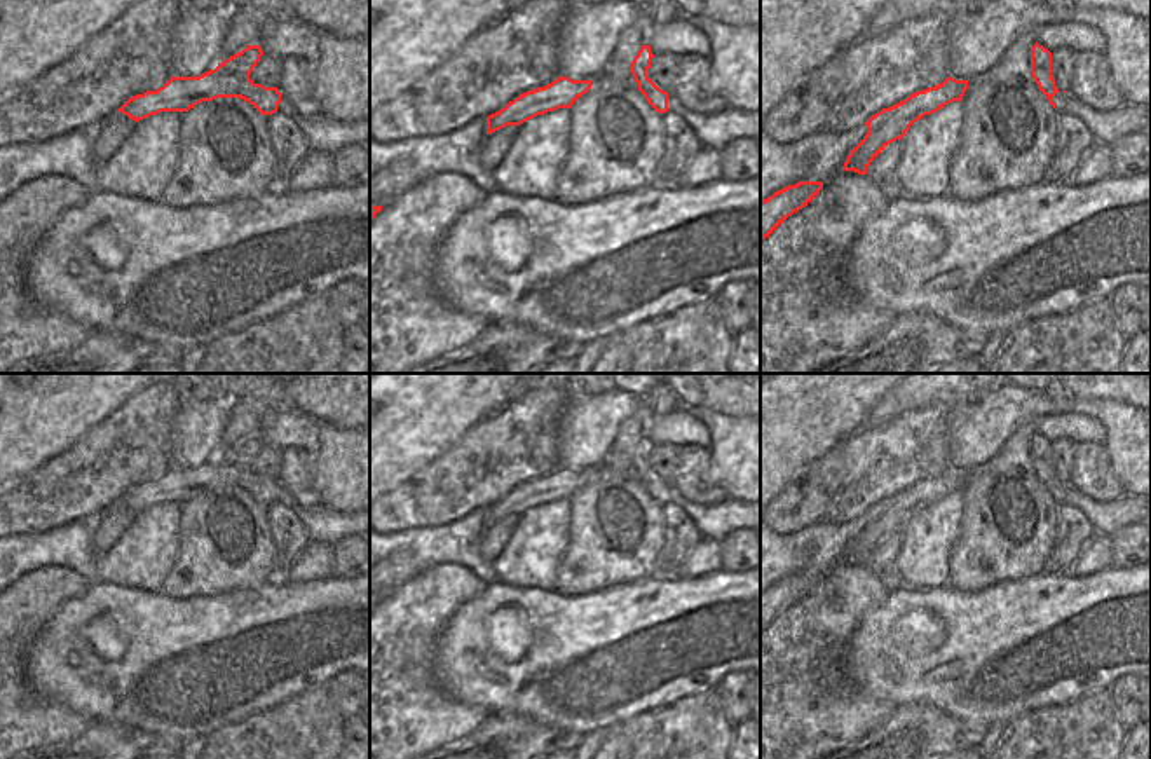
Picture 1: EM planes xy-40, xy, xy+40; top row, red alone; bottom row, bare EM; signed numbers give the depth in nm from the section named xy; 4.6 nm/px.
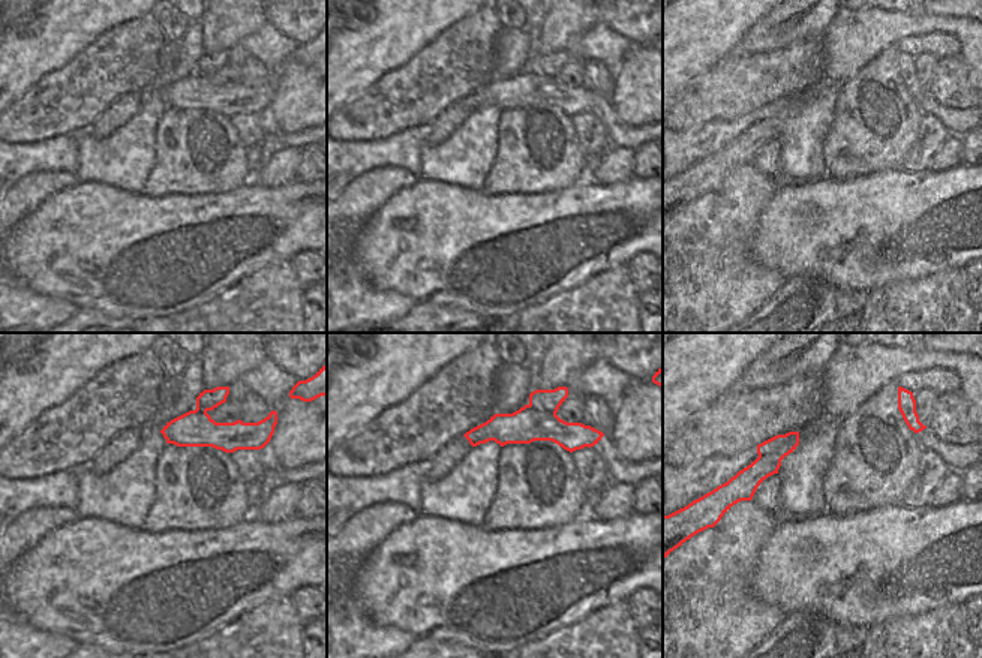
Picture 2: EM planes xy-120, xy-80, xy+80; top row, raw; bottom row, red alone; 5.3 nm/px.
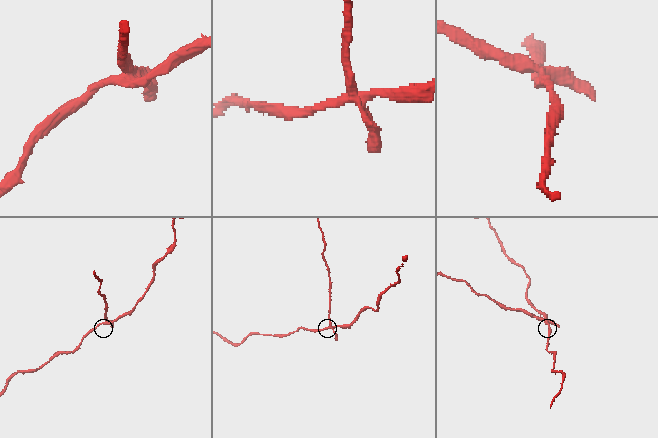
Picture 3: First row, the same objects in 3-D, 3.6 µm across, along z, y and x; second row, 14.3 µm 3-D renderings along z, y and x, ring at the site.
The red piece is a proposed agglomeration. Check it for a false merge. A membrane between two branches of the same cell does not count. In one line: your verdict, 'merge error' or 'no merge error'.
merge error

